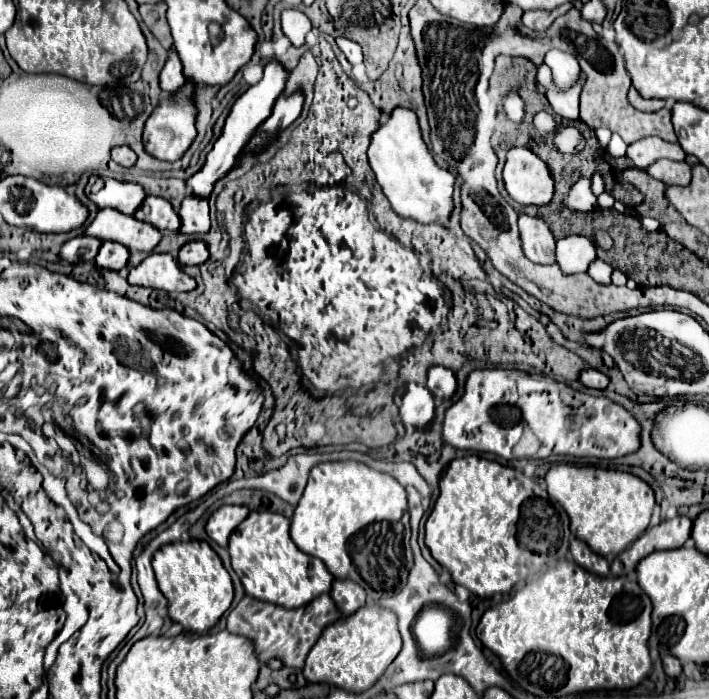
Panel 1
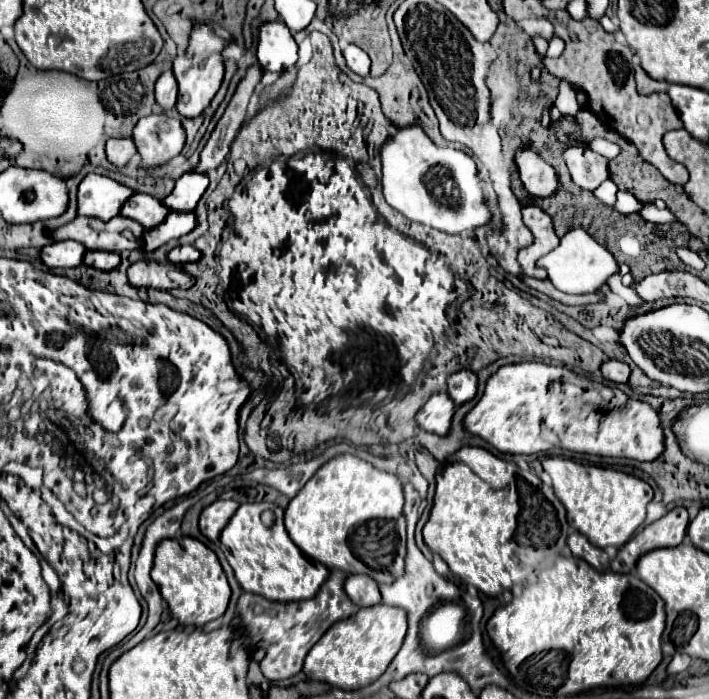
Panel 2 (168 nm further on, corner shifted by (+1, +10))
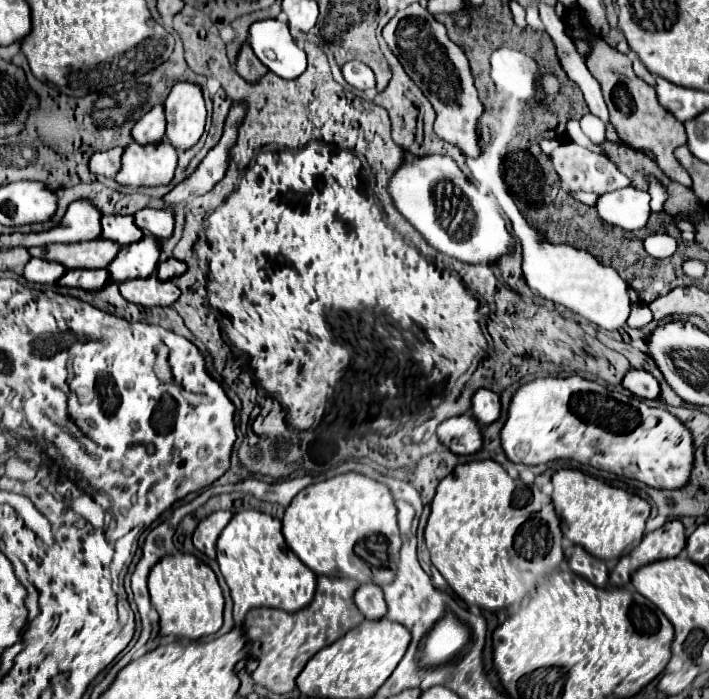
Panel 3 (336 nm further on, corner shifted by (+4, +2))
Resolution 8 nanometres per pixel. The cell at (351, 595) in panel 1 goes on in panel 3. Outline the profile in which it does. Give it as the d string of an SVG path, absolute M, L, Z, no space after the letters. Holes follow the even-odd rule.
M360 584L354 594L354 604L368 620L376 620L386 614L384 594L376 584Z

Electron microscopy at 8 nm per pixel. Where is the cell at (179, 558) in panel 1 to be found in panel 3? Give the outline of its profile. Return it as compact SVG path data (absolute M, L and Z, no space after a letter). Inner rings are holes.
M178 552L164 556L160 562L156 562L148 578L148 590L152 606L160 614L160 626L164 636L172 634L178 638L198 640L220 630L224 612L224 596L220 584L212 568L198 560L194 554Z

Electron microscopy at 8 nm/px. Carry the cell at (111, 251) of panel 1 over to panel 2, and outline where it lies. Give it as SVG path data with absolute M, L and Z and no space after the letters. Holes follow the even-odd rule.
M85 252L83 264L109 272L119 266L119 256L115 256L115 252Z

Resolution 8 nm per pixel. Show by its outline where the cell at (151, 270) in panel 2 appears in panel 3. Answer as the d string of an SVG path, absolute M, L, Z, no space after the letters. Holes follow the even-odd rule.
M156 276L126 280L120 284L120 294L128 302L142 306L170 306L180 298L180 290L174 282L164 282Z

